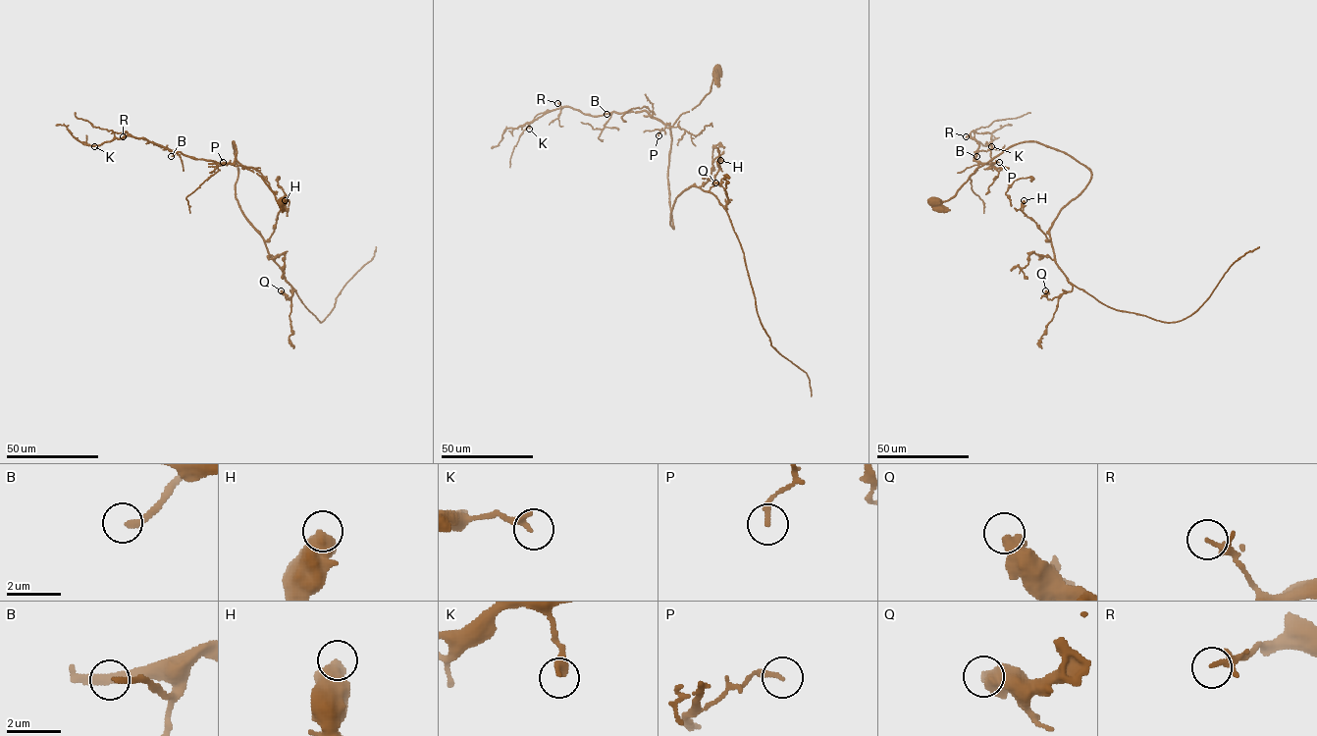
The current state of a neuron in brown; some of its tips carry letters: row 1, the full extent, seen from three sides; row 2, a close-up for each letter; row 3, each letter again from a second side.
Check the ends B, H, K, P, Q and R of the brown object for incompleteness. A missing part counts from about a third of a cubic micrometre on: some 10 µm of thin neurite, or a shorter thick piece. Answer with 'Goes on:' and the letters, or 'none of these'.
Goes on: none of these

